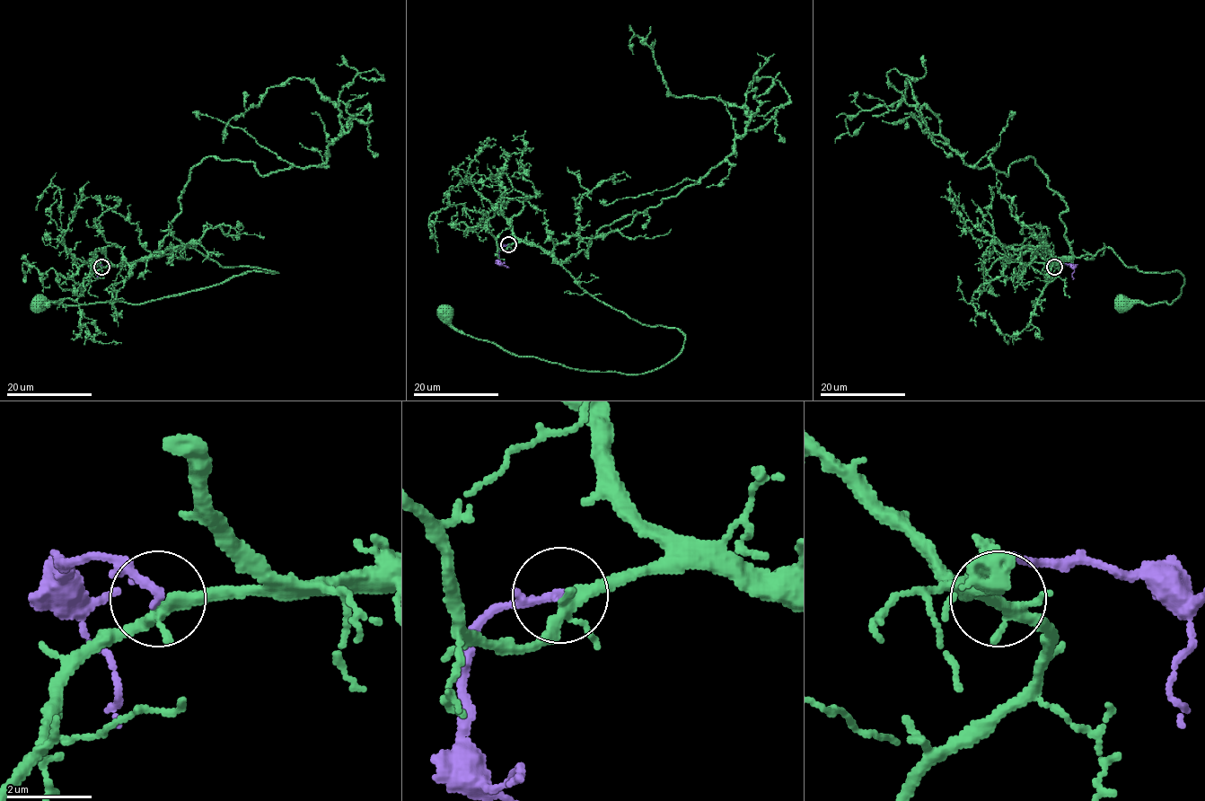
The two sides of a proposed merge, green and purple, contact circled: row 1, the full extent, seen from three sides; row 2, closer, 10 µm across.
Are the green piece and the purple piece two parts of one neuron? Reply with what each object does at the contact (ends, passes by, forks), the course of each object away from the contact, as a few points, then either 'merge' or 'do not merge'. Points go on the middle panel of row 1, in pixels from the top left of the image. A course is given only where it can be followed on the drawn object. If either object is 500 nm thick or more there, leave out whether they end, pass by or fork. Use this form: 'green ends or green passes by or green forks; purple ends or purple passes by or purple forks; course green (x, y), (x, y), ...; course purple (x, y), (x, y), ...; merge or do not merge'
green forks; purple passes by; course green (508, 245), (540, 246), (598, 299), (677, 328), (683, 348), (642, 374), (576, 370), (464, 335), (444, 312); course purple (507, 245), (499, 249), (498, 259), (500, 264), (505, 263); merge

